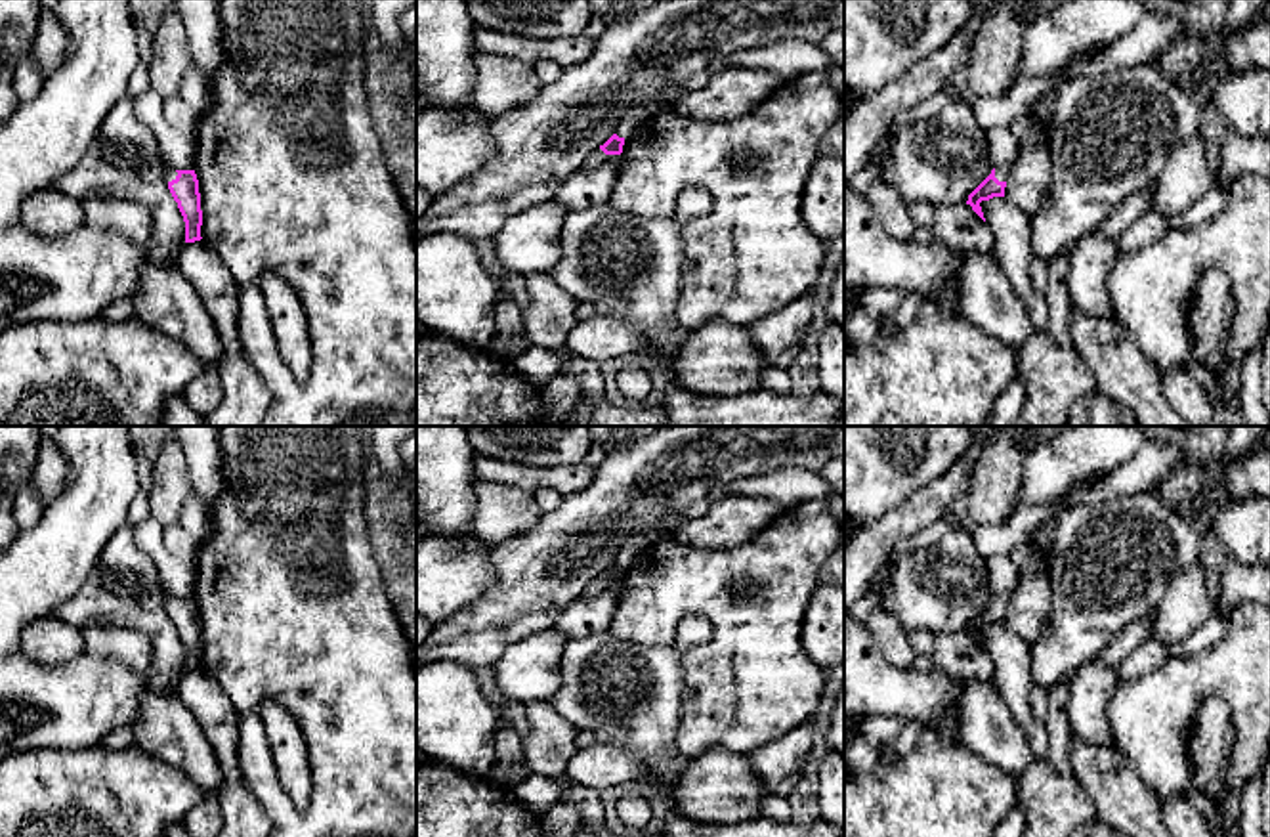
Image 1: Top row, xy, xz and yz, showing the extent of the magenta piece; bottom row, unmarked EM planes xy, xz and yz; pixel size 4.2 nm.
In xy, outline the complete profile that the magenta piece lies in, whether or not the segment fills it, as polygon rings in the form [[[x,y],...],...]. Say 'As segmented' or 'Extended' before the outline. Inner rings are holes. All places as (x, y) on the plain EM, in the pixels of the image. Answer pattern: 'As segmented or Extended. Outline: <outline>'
Extended. Outline: [[[164,590],[168,617],[185,650],[185,671],[201,669],[202,638],[195,598],[176,598]]]

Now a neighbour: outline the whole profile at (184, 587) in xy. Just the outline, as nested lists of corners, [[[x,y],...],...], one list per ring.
[[[153,516],[134,526],[136,545],[157,564],[162,587],[176,598],[195,598],[195,571],[164,547],[164,526]]]

